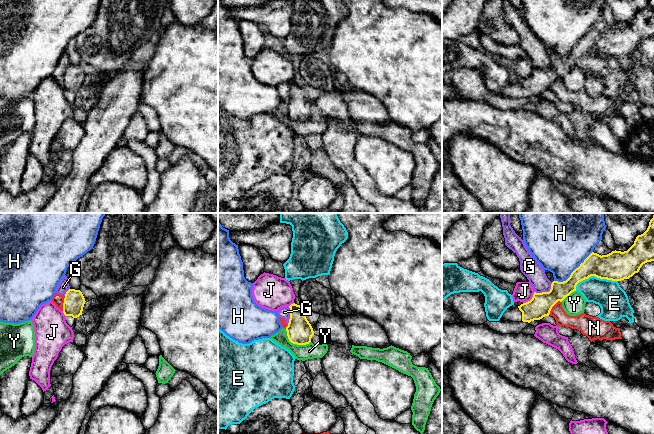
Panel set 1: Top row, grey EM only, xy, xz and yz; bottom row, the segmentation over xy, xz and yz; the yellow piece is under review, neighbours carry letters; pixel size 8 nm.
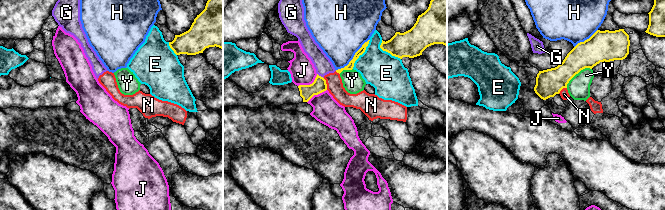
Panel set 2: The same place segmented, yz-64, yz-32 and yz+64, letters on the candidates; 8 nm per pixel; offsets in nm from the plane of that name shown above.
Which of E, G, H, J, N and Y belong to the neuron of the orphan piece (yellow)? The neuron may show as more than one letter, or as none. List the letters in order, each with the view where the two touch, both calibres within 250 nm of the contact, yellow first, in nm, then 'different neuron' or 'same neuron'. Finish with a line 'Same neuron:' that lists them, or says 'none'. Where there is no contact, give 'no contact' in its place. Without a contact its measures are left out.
E: yz | 240/240 nm | different neuron
G: yz | 180/150 nm | different neuron
H: yz | 190/460 nm | different neuron
J: yz | 180/160 nm | different neuron
N: yz | 180/120 nm | different neuron
Y: xz | 200/130 nm | different neuron
Same neuron: none

